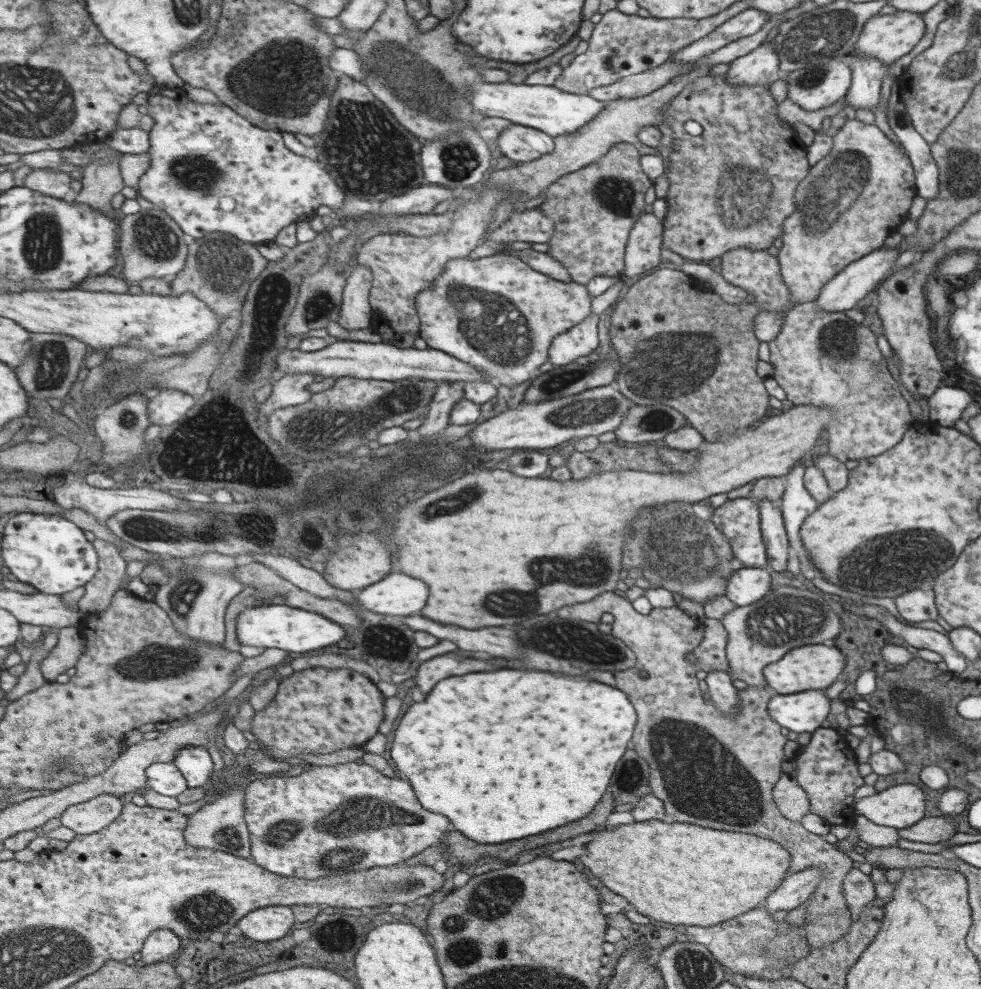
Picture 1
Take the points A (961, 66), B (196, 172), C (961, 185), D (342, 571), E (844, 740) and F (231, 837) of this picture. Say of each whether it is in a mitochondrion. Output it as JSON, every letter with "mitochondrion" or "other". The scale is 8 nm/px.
{"A":"mitochondrion","B":"mitochondrion","C":"mitochondrion","D":"other","E":"other","F":"mitochondrion"}

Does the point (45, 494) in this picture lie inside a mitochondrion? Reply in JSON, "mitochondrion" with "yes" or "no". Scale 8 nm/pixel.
{"mitochondrion":"no"}

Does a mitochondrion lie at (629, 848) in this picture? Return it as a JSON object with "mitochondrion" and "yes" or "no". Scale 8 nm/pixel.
{"mitochondrion":"no"}

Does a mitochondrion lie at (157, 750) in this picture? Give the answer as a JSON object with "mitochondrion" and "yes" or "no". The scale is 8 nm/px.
{"mitochondrion":"no"}

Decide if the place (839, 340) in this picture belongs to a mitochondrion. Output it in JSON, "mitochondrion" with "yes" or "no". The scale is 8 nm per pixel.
{"mitochondrion":"yes"}

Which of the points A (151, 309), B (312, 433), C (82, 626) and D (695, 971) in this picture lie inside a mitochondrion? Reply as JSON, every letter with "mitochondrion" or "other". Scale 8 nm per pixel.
{"A":"other","B":"mitochondrion","C":"other","D":"mitochondrion"}

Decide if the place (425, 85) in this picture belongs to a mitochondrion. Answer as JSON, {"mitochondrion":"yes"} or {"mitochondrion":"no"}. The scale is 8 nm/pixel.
{"mitochondrion":"yes"}

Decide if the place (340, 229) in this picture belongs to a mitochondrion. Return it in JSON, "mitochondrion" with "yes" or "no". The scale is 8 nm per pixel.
{"mitochondrion":"no"}

